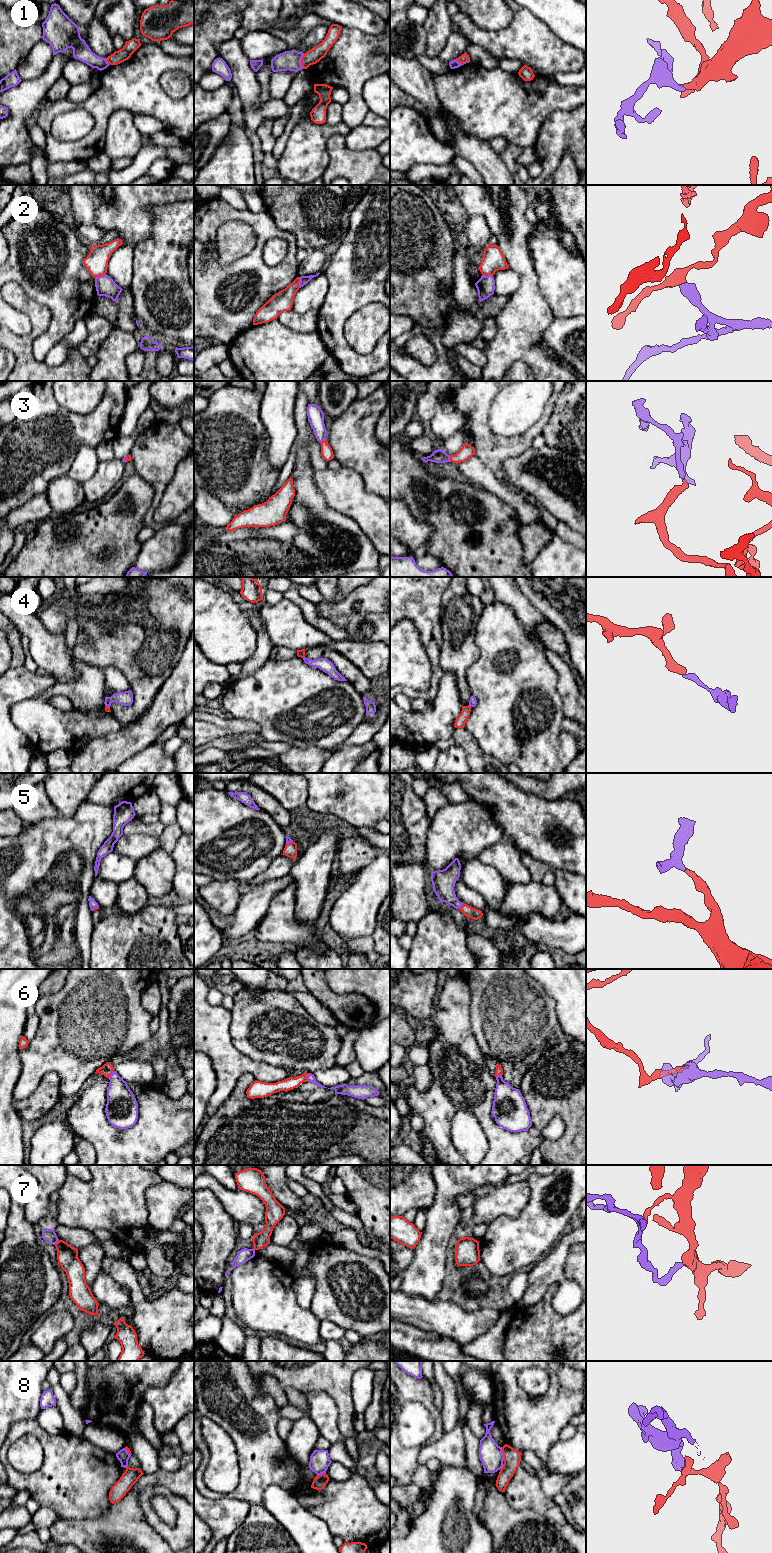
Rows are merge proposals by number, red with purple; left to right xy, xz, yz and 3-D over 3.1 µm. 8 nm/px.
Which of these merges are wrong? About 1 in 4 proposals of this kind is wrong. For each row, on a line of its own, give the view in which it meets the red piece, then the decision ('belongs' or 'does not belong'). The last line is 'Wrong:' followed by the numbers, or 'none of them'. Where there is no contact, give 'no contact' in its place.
1: xz | belongs
2: xy | does not belong
3: yz | belongs
4: yz | does not belong
5: yz | belongs
6: xz | belongs
7: xy | does not belong
8: yz | does not belong
Wrong: 2, 4, 7, 8

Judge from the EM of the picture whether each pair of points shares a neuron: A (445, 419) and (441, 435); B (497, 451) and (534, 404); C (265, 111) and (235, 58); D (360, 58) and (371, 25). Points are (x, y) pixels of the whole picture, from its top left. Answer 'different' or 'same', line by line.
A: same
B: different
C: same
D: different

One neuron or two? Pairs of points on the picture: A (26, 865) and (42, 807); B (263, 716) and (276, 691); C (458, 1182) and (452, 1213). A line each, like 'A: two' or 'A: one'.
A: two
B: one
C: one

